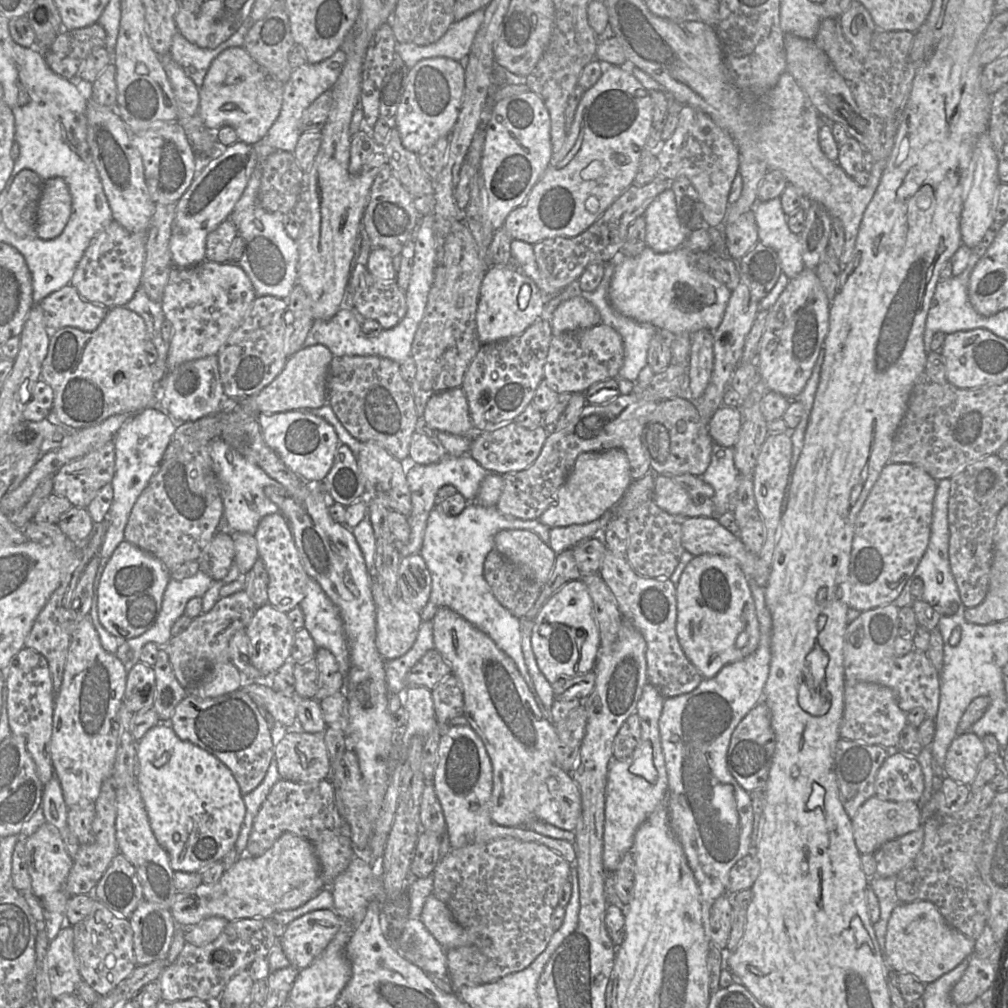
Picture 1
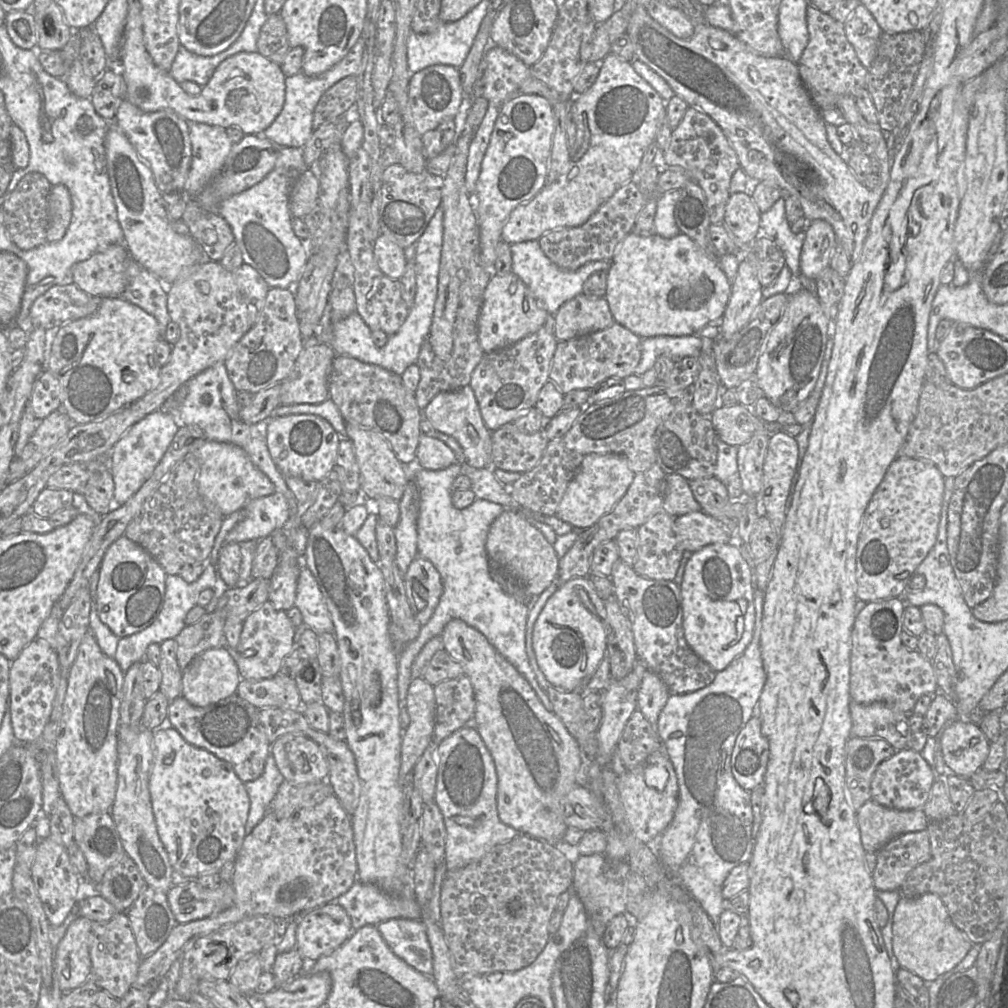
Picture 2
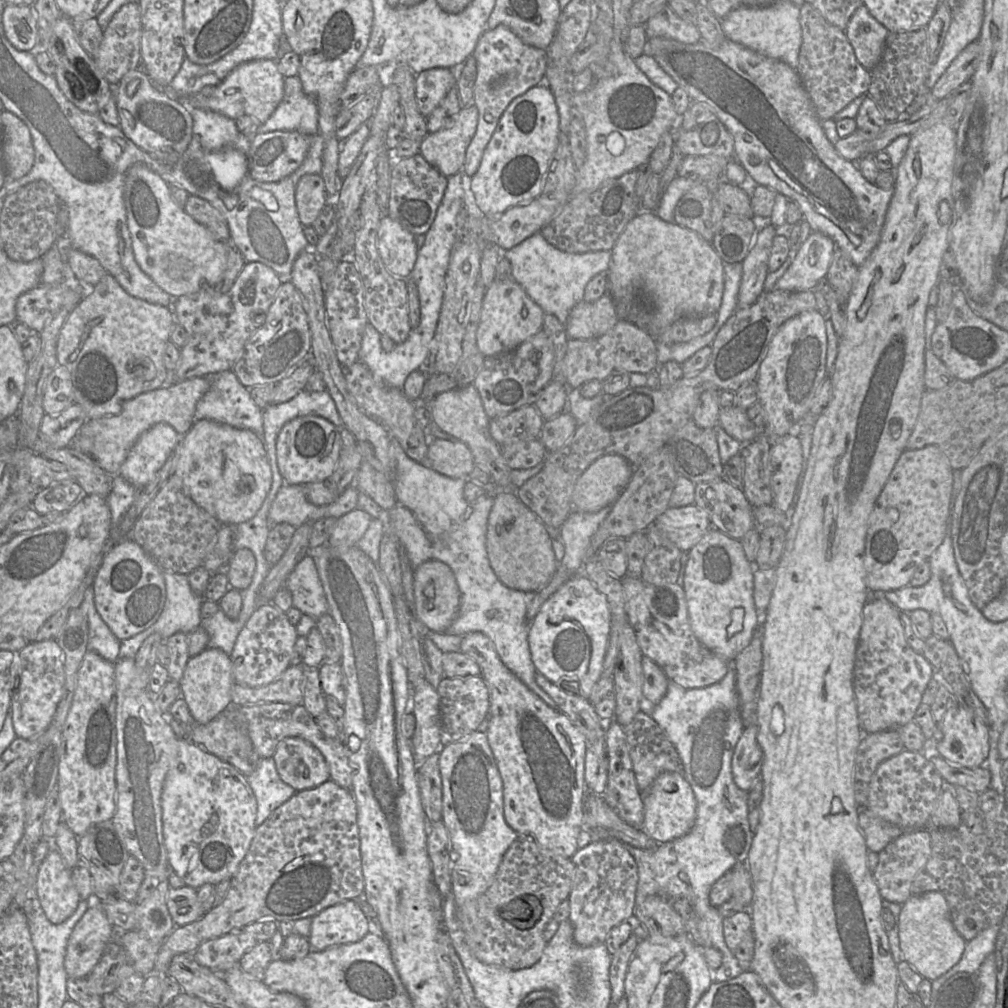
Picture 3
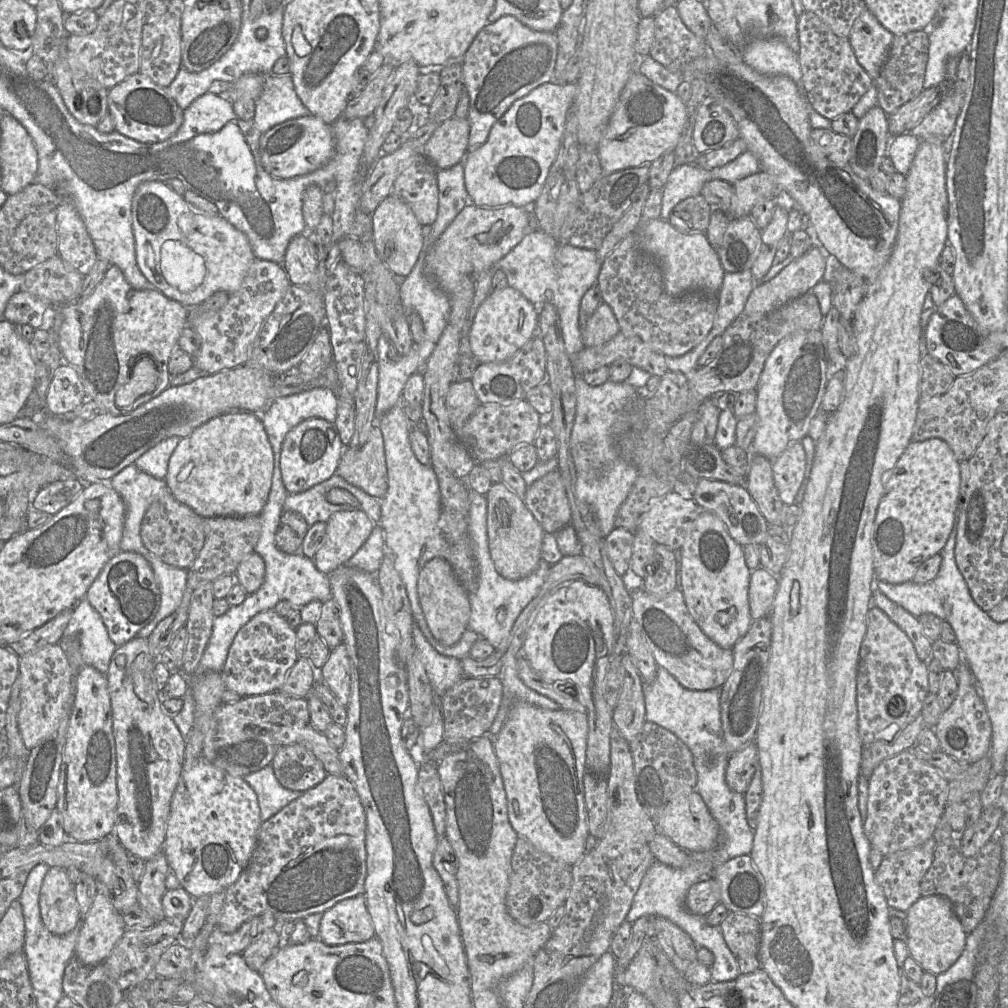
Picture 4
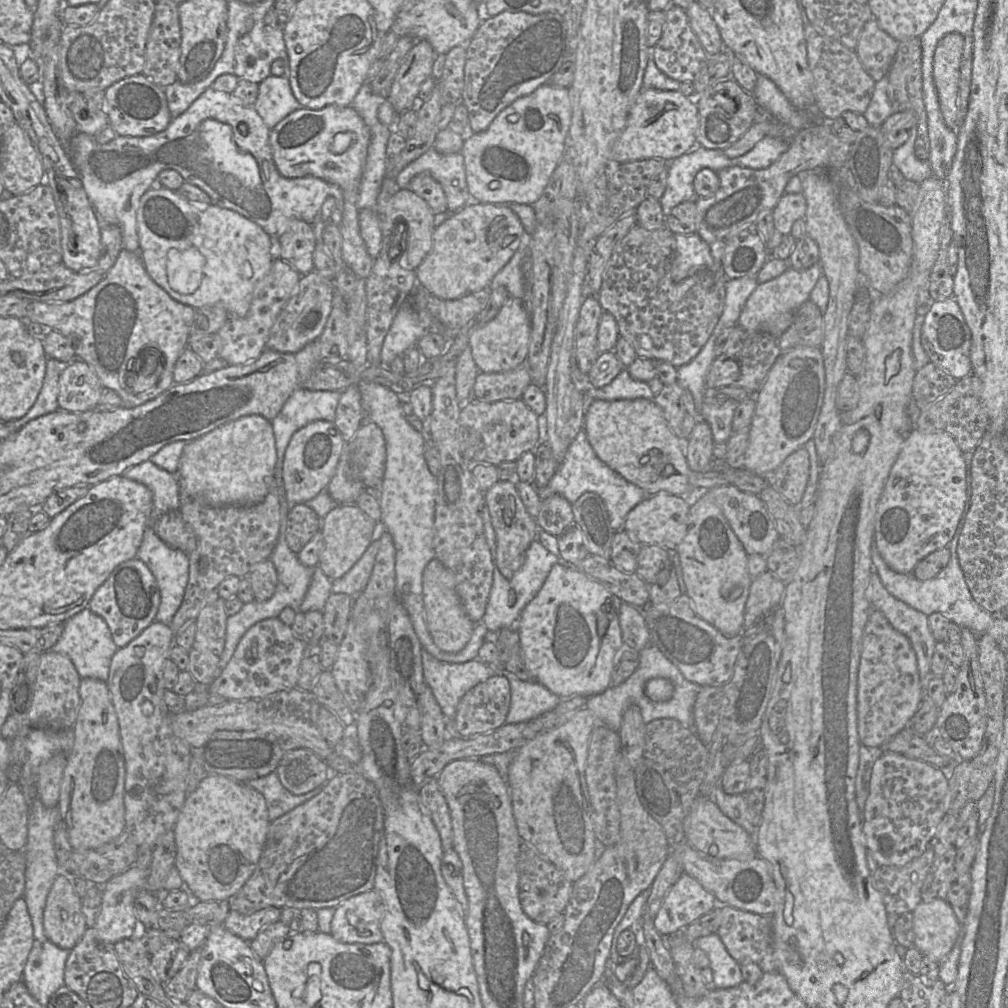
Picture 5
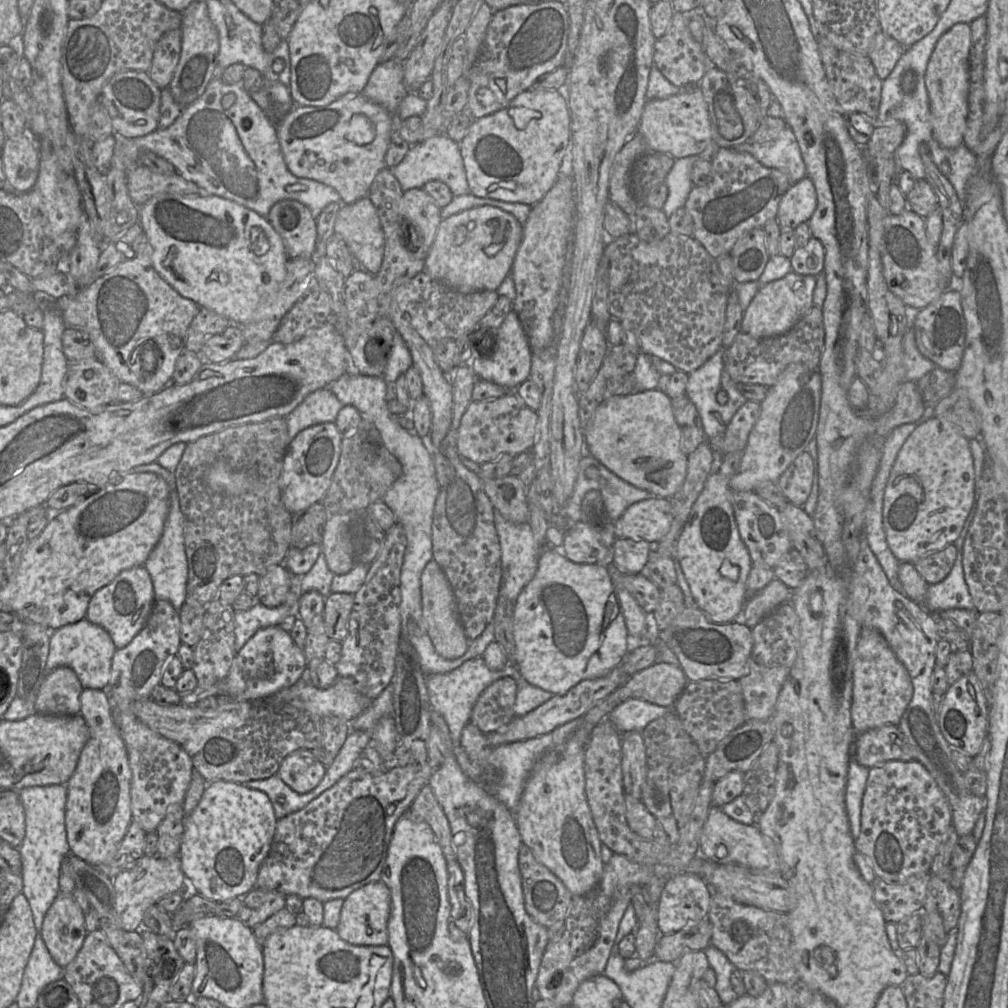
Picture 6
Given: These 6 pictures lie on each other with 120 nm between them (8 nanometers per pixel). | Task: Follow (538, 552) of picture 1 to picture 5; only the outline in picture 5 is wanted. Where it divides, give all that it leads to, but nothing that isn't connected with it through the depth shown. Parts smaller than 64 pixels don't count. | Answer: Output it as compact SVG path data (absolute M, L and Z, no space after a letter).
M499 480L484 495L496 537L495 565L506 579L512 579L523 565L526 551L537 539L540 529L519 496L516 480Z

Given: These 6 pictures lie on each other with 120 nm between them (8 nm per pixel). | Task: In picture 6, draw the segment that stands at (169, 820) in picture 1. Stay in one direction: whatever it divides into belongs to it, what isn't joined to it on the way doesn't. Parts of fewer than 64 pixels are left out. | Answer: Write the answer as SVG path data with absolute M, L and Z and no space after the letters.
M230 781L207 783L200 802L184 820L179 856L186 880L193 885L197 894L218 903L242 898L255 888L258 871L272 845L276 823L272 803L264 792Z

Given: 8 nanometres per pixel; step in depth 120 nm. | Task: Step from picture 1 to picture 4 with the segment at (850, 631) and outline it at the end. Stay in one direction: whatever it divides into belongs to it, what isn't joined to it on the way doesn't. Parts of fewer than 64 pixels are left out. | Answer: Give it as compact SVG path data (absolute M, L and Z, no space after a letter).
M871 606L857 672L858 730L863 745L897 738L904 728L921 716L928 694L927 662L918 658L906 633L880 608Z

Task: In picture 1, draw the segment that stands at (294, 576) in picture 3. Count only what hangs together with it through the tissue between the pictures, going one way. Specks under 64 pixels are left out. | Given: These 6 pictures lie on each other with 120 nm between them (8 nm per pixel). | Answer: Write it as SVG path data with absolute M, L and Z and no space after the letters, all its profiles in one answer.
M310 578L308 581L305 597L299 604L299 607L302 609L303 614L304 614L304 620L305 620L304 628L311 635L312 639L314 640L315 645L317 646L317 649L325 648L329 650L336 658L336 661L339 665L339 671L344 677L344 689L345 689L345 678L350 668L350 655L349 655L348 644L347 644L347 640L345 636L343 620L341 618L339 609L334 605L334 603L325 594L325 592L322 590L319 583L312 578Z

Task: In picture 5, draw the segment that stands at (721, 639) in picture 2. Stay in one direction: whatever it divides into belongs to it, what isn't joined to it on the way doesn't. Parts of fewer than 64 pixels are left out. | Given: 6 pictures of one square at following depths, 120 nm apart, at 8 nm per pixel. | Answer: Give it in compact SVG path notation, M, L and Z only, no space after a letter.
M709 490L699 493L690 506L687 532L675 551L680 559L686 595L697 615L726 637L741 635L752 580L747 570L748 555Z

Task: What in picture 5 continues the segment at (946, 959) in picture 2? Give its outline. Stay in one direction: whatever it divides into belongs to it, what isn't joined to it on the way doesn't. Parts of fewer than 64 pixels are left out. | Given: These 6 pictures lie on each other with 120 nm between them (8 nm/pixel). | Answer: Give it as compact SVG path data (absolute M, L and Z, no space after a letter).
M940 898L922 901L912 913L913 946L939 963L953 948L962 925L950 904Z

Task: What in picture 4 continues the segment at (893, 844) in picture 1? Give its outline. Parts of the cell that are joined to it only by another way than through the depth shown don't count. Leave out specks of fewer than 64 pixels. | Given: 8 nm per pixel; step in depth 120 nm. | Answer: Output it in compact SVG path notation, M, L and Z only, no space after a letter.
M931 837L916 847L901 850L883 857L883 861L875 871L874 876L876 882L883 889L889 907L907 912L921 897L921 881L933 862L936 845L937 841L934 837Z

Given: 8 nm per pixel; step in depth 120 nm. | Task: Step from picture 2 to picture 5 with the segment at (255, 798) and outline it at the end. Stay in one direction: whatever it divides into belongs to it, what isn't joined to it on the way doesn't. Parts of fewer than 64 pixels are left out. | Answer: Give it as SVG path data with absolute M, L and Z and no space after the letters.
M276 771L246 783L264 796L270 822L315 797L324 787L319 786L303 795L294 795L281 784Z

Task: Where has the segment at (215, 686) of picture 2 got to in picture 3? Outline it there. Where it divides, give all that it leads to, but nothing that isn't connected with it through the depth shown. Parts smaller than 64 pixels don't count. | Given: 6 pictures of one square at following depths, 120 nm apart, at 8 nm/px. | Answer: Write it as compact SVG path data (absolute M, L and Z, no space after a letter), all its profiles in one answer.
M206 648L190 657L180 681L181 696L188 704L196 723L205 725L232 704L231 688L235 683L230 656L218 648Z

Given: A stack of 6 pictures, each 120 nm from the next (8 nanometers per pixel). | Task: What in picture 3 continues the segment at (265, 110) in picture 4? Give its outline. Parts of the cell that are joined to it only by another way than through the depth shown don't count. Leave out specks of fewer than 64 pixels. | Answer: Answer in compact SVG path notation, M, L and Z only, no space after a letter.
M297 75L285 77L283 99L269 119L259 124L258 131L297 131L308 137L319 134L317 105L303 91Z

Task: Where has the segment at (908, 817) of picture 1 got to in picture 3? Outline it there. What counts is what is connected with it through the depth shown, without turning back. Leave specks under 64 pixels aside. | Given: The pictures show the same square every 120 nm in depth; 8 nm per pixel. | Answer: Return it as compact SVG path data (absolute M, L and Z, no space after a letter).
M866 808L860 810L858 823L865 835L868 849L877 853L904 833L898 826L878 817Z

